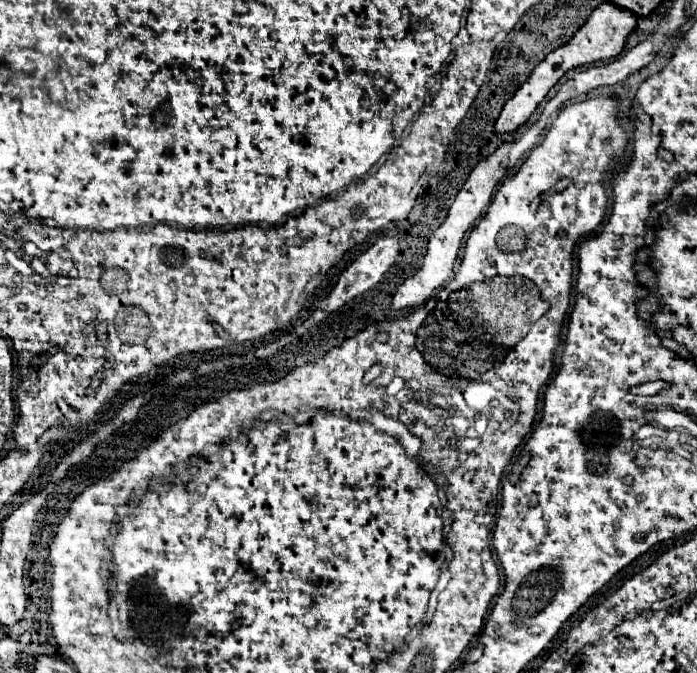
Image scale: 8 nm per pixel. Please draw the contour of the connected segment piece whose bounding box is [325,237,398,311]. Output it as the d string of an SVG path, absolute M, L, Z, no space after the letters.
M394 237L378 239L364 251L350 267L346 267L326 299L326 311L338 311L342 303L349 303L364 291L372 289L390 269L398 255L398 241Z

